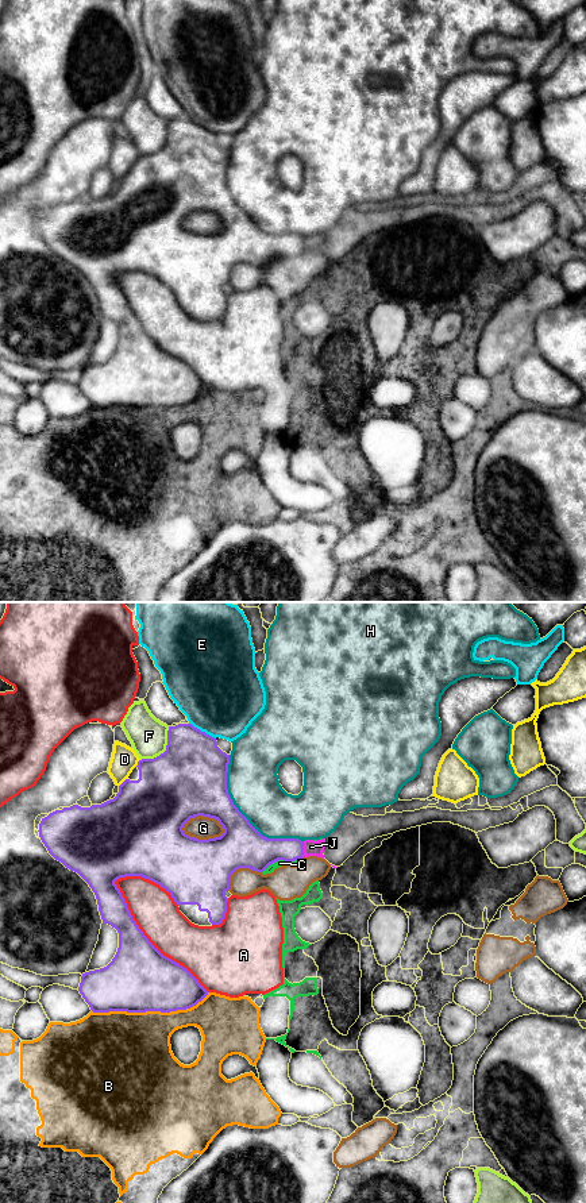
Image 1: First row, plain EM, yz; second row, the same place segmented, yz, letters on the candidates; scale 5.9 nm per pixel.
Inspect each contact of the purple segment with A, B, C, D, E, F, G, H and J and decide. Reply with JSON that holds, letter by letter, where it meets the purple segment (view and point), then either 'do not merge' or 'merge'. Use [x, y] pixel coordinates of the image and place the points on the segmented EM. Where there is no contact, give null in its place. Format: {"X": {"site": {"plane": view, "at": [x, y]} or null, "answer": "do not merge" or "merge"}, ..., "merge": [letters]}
{"A": {"site": {"plane": "yz", "at": [147, 939]}, "answer": "do not merge"}, "B": {"site": {"plane": "yz", "at": [150, 1010]}, "answer": "do not merge"}, "C": {"site": {"plane": "yz", "at": [280, 859]}, "answer": "do not merge"}, "D": {"site": {"plane": "yz", "at": [123, 782]}, "answer": "do not merge"}, "E": {"site": {"plane": "yz", "at": [203, 732]}, "answer": "do not merge"}, "F": {"site": {"plane": "yz", "at": [165, 751]}, "answer": "do not merge"}, "G": {"site": {"plane": "yz", "at": [203, 840]}, "answer": "do not merge"}, "H": {"site": {"plane": "yz", "at": [243, 816]}, "answer": "do not merge"}, "J": {"site": {"plane": "yz", "at": [303, 849]}, "answer": "do not merge"}, "merge": []}

